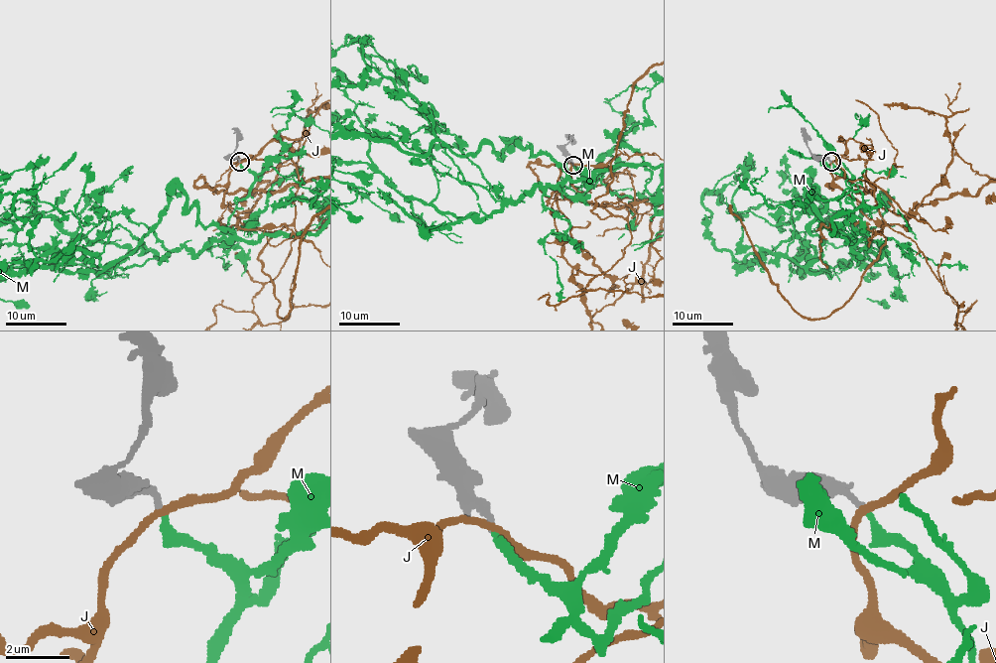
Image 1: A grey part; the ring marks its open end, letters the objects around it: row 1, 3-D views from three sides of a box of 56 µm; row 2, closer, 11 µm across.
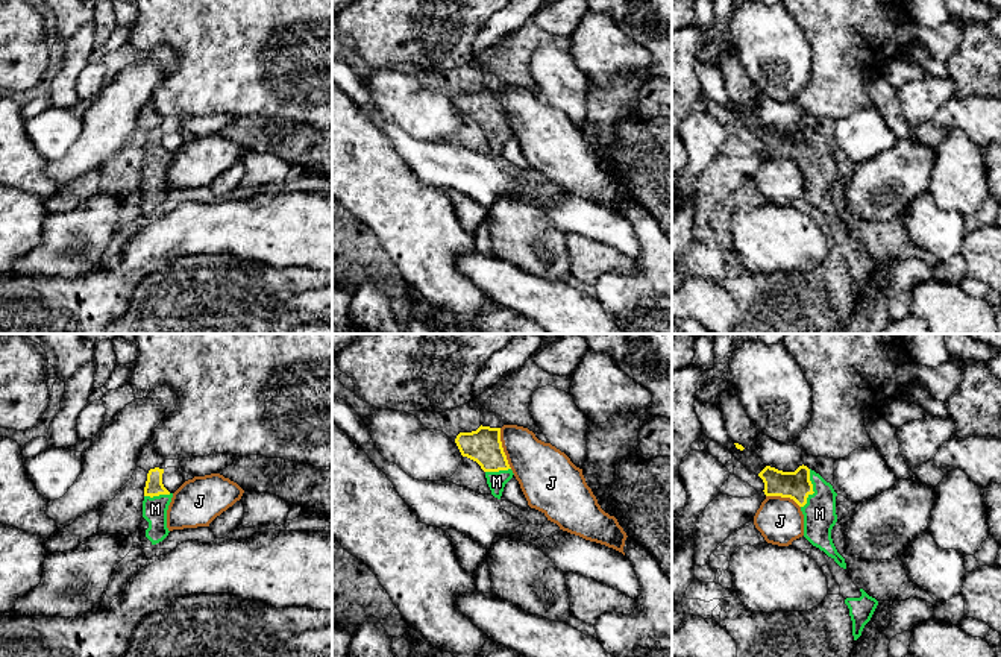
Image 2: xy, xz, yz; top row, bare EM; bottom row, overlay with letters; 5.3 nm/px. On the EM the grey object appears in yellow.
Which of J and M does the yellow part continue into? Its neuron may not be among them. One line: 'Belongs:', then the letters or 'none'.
Belongs: M

